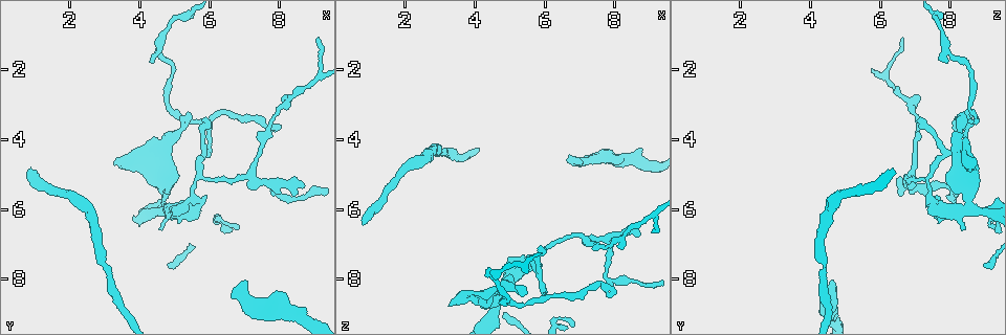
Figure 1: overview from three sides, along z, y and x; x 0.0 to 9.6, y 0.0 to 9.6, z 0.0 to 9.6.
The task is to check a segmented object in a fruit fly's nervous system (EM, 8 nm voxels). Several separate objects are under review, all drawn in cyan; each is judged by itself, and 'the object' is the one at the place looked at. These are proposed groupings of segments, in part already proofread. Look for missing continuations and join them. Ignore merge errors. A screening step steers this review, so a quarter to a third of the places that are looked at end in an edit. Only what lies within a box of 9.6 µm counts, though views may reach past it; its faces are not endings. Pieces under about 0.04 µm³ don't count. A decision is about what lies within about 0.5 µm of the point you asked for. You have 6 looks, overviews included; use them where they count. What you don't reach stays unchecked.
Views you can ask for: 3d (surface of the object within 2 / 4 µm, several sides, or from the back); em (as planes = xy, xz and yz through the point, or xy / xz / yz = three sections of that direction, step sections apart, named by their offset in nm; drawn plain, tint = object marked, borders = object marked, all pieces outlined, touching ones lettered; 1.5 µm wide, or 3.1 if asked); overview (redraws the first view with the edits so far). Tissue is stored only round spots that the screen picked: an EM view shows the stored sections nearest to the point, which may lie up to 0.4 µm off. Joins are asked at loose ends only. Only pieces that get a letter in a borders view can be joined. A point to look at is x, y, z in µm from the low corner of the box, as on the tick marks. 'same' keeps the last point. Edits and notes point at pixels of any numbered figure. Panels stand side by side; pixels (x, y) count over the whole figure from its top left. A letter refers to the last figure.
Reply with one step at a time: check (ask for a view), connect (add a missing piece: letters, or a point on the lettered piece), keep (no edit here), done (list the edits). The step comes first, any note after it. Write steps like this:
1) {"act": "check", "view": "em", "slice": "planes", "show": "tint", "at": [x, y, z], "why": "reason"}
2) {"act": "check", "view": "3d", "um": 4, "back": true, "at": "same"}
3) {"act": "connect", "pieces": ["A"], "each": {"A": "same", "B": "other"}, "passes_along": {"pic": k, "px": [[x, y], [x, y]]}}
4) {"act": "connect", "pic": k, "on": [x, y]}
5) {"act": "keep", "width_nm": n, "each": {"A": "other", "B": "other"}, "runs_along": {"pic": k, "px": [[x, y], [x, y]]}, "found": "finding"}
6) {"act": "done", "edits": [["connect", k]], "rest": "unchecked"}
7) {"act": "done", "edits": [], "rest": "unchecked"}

{"act": "check", "view": "3d", "um": 4, "at": [7.95, 3.75, 8.50], "why": "free end"}

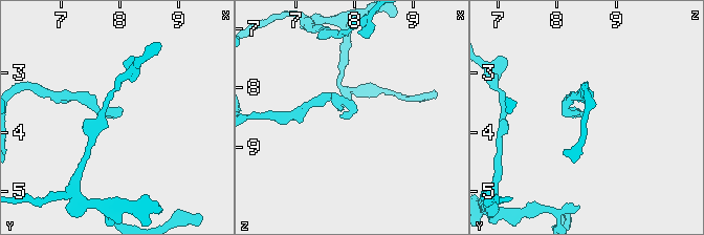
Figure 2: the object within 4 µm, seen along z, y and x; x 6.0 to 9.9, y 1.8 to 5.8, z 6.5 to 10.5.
{"act": "check", "view": "em", "slice": "planes", "show": "borders", "at": [7.95, 3.70, 8.45]}

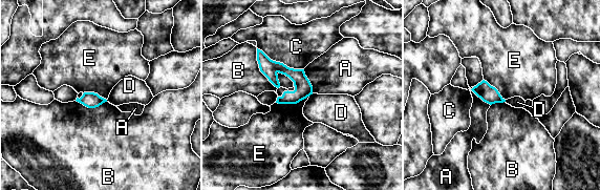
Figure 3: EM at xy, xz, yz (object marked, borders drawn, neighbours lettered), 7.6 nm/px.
{"act": "keep", "each": {"A": "other", "B": "other", "C": "other", "D": "other", "E": "other"}, "runs_along": {"pic": 3, "px": [[259, 53], [309, 91]]}, "found": "no lettered piece goes on from it"}

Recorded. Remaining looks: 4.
{"act": "check", "view": "3d", "um": 4, "at": [5.40, 3.25, 8.25], "why": "branch stops here"}

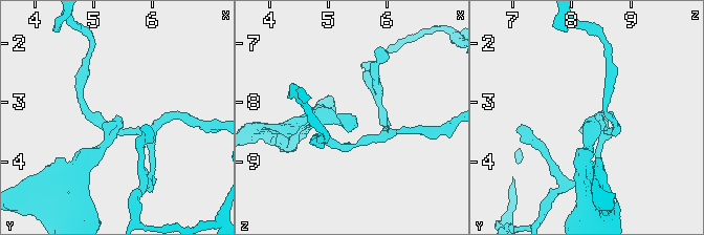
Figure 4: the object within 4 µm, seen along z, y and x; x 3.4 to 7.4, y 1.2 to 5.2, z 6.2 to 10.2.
{"act": "check", "view": "em", "slice": "yz", "step": 4, "show": "tint", "at": [5.45, 3.20, 8.25]}

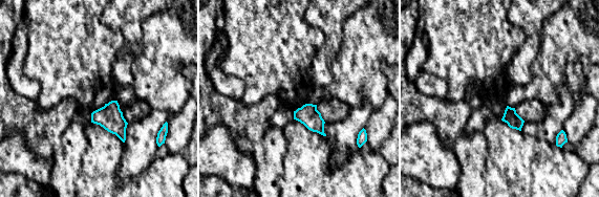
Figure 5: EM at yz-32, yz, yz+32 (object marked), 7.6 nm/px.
{"act": "check", "view": "em", "slice": "planes", "show": "borders", "at": "same", "why": "cut it another way"}

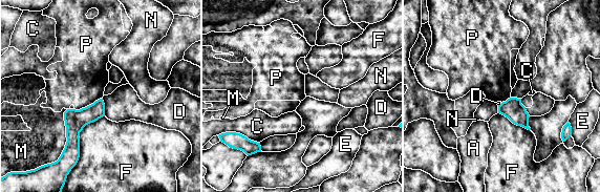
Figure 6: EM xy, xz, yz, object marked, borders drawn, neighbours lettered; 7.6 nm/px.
{"act": "keep", "each": {"A": "other", "C": "other", "D": "other", "E": "other", "F": "other", "M": "other", "N": "other", "P": "other"}, "runs_along": {"pic": 6, "px": [[100, 102], [72, 130], [70, 148]]}, "found": "none of them fits"}

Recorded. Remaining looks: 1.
{"act": "check", "view": "em", "slice": "planes", "show": "borders", "at": [8.70, 5.25, 6.85], "why": "branch stops here"}

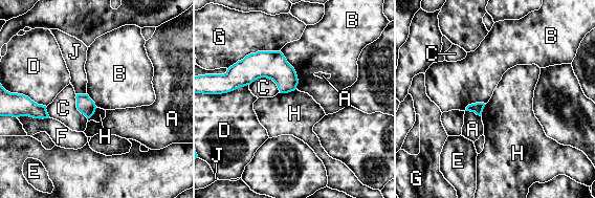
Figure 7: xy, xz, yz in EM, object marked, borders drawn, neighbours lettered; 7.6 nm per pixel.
{"act": "keep", "each": {"A": "other", "B": "other", "C": "other", "D": "other", "E": "other", "F": "other", "G": "other", "H": "other", "J": "other"}, "border": {"pic": 7, "px": [[295, 88], [287, 92], [280, 92]]}, "found": "none of them fits"}

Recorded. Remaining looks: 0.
{"act": "done", "edits": [], "rest": "unchecked"}

